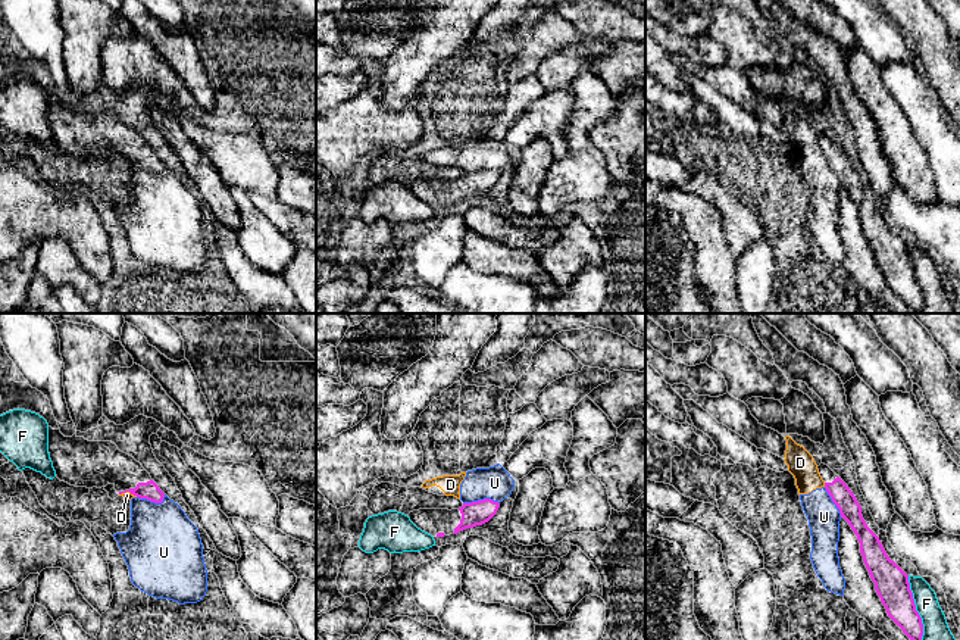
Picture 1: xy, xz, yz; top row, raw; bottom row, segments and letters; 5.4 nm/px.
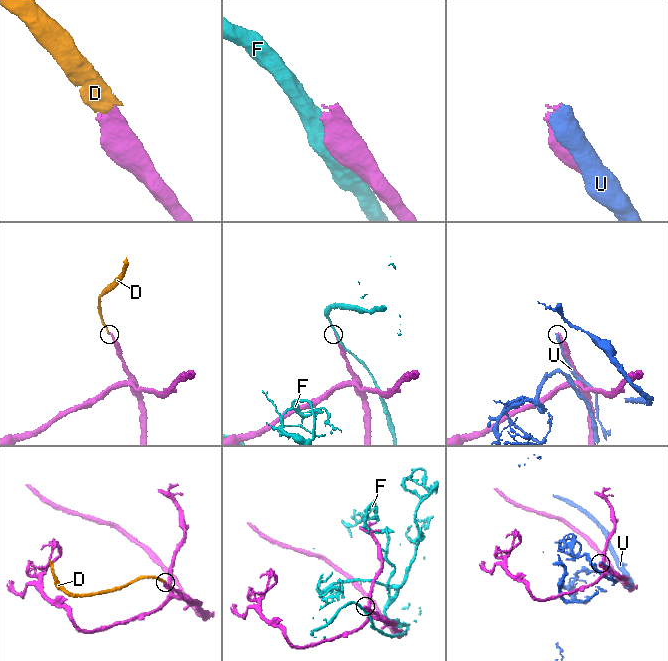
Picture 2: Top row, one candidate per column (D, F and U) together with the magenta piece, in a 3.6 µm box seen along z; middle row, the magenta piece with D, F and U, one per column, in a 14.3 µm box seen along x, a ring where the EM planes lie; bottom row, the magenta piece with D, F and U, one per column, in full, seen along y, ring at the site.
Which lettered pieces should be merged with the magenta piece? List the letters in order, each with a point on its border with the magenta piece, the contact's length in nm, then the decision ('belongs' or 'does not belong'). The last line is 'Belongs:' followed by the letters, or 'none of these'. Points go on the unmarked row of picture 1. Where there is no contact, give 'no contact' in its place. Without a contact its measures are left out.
D: contact xy (128, 161); length 110 nm; does not belong
F: contact yz (915, 280); length 380 nm; does not belong
U: contact xz (481, 171); length 200 nm; does not belong
Belongs: none of these

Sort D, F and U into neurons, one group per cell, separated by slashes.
D U / F

